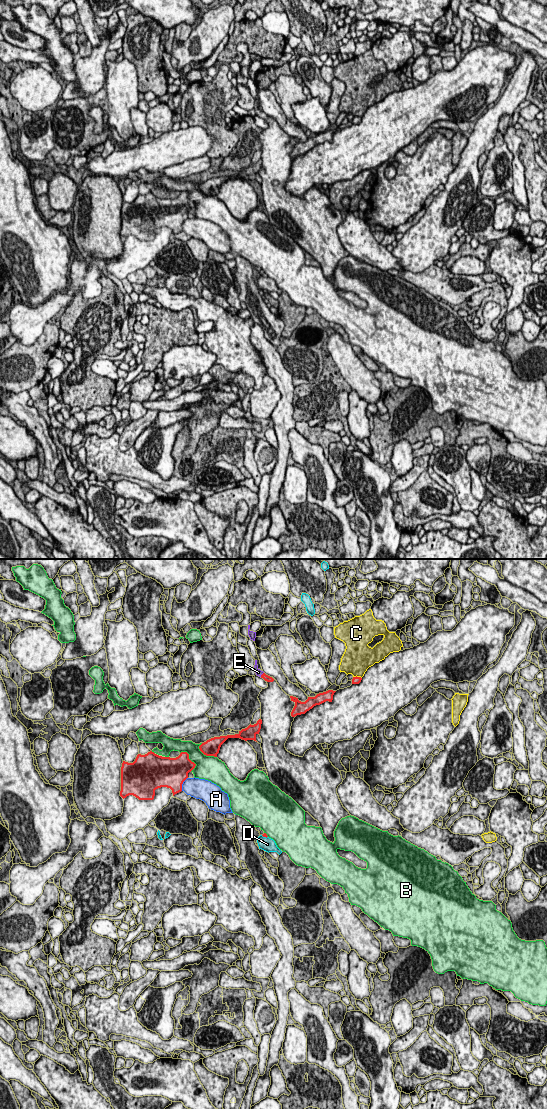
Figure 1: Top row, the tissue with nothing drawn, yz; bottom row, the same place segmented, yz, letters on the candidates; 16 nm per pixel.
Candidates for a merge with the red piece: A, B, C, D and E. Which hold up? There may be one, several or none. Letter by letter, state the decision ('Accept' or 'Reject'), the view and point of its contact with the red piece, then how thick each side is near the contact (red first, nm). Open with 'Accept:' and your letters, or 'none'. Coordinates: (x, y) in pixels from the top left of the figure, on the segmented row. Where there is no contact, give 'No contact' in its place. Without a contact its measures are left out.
Accept: E
A: Reject. Touches red at yz (182, 783). Thickness 480 nm (red) against 320 nm
B: Reject. Touches red at yz (189, 759). Thickness 380 nm (red) against 260 nm
C: Reject. Touches red at yz (356, 676). Thickness 130 nm (red) against 440 nm
D: Reject. Touches red at yz (264, 836). Thickness 60 nm (red) against 220 nm
E: Accept. Touches red at yz (262, 674). Thickness 100 nm (red) against 100 nm

